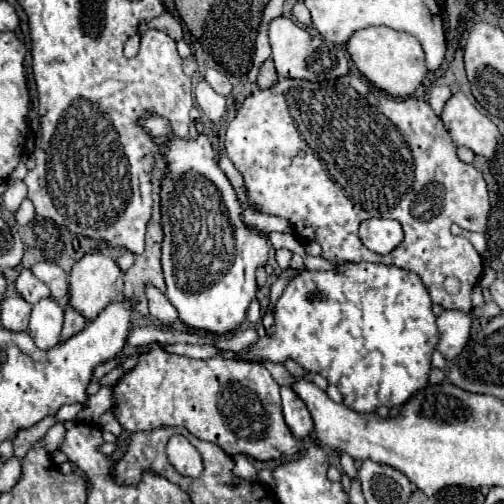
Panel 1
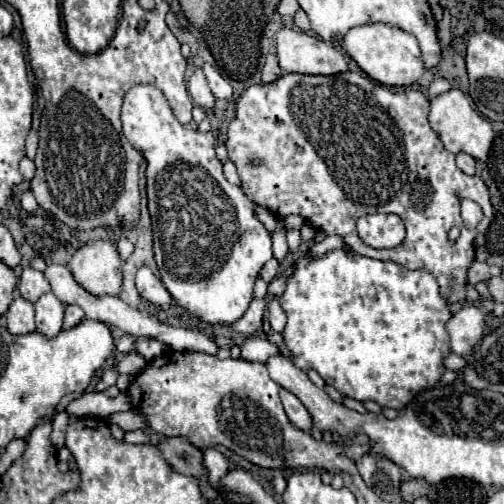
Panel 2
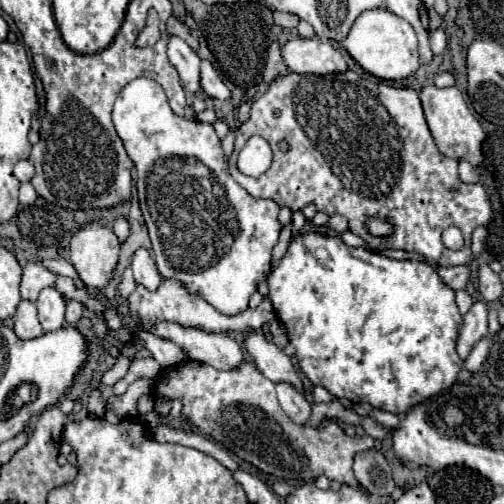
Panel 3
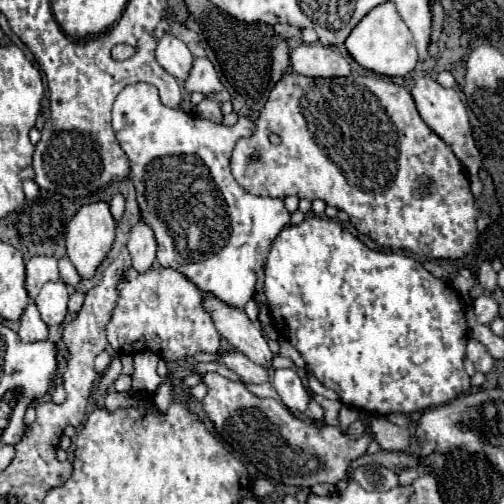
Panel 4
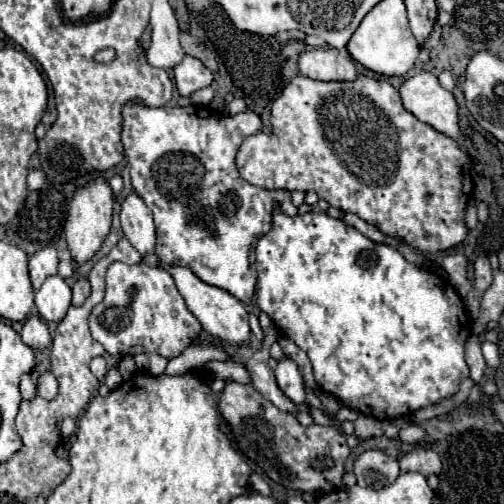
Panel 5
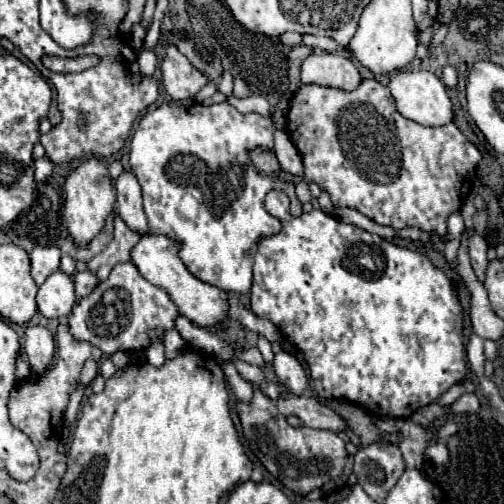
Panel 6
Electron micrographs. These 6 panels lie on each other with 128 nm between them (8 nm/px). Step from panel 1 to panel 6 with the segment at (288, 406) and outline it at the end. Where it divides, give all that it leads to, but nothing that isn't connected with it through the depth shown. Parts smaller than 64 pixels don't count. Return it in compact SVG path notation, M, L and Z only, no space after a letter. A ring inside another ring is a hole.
M278 352L274 356L274 372L278 376L278 382L290 390L292 394L296 396L302 396L306 392L306 386L308 386L308 378L306 378L306 372L302 368L302 364L298 362L296 356L288 354L288 352Z

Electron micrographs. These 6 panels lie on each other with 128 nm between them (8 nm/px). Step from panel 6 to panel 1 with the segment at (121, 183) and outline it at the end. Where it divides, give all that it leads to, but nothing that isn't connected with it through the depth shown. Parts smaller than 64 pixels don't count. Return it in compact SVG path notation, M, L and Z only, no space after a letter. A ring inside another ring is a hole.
M148 286L146 296L148 296L148 306L150 306L150 316L152 318L156 318L158 322L162 322L166 326L172 326L178 320L176 308L170 304L170 300L158 288Z

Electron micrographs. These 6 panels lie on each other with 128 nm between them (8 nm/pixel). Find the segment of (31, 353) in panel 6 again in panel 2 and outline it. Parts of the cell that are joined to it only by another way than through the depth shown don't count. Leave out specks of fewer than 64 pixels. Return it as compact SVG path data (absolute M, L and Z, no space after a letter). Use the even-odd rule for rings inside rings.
M16 296L6 312L6 328L12 334L30 334L36 330L34 326L34 304Z

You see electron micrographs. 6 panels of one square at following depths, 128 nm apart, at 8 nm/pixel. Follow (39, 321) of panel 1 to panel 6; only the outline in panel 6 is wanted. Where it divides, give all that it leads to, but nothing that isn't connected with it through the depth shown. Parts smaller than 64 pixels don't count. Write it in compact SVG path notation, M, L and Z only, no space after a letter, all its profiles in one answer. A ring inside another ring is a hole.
M60 270L50 274L46 282L38 288L36 304L42 316L64 320L72 312L72 306L76 304L72 278Z

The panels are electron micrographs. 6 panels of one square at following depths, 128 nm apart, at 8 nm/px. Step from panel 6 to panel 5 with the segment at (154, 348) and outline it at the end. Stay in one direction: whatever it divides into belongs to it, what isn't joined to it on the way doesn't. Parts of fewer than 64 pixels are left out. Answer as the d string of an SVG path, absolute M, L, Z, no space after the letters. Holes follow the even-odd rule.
M152 353L150 354L149 367L147 371L152 375L163 374L167 364L168 360L166 360L164 357L160 356L159 354Z

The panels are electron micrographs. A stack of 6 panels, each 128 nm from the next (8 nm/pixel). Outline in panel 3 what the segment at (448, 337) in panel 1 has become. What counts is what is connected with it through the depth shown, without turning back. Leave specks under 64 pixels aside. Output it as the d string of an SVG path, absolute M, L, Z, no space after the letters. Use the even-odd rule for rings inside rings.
M474 302L472 308L462 316L462 326L458 330L456 352L464 360L474 344L488 334L488 306L484 302Z

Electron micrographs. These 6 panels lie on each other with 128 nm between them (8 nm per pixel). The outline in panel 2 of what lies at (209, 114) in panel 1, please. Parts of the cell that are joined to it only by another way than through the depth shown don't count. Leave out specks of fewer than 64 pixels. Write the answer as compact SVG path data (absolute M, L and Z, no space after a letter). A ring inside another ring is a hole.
M194 66L192 72L190 72L188 92L190 92L194 104L198 104L198 106L202 106L202 108L206 108L206 110L212 110L212 108L214 108L216 98L214 98L212 90L210 90L210 86L208 86L208 82L206 82L206 76L204 76L202 68L198 68L198 66Z

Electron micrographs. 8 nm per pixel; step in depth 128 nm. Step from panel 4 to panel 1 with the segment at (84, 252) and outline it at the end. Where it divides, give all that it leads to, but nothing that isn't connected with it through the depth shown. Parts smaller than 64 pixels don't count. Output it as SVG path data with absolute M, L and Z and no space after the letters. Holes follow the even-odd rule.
M86 254L78 260L70 272L70 296L68 306L80 312L86 320L94 320L110 302L118 300L124 290L124 274L116 262L104 254Z

